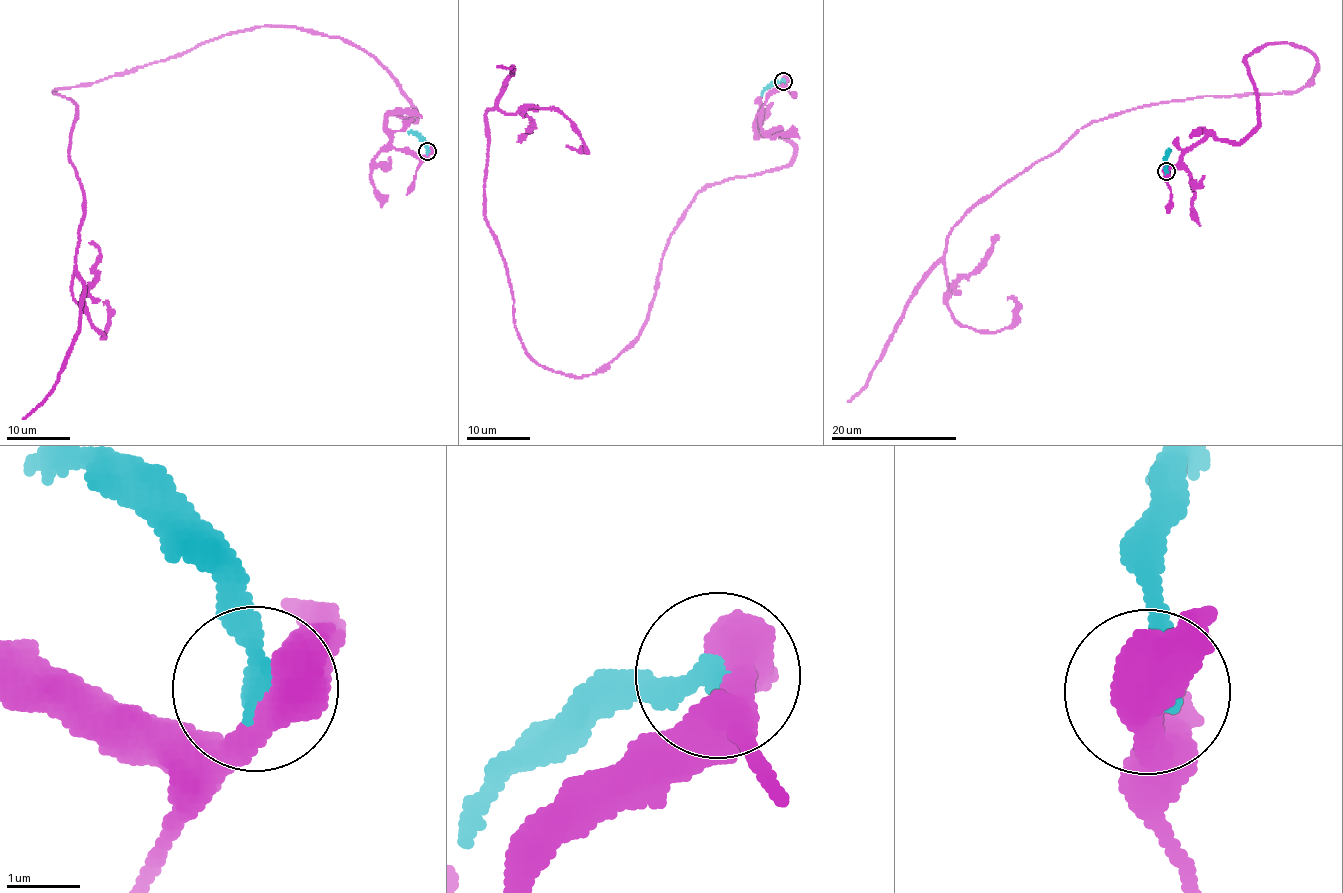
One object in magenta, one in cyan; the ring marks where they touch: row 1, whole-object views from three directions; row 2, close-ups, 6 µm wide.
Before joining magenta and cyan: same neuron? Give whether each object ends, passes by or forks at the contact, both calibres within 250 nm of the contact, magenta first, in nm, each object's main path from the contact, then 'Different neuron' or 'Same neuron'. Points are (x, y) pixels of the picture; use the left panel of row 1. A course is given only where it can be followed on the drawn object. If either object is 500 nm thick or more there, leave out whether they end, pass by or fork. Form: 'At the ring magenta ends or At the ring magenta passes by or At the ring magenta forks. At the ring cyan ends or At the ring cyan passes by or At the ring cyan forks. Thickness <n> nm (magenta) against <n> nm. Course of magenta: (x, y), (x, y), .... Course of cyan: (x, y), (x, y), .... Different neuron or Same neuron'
Thickness 500 nm (magenta) against 280 nm. Course of magenta: (427, 152), (393, 147), (415, 110), (374, 58), (292, 27), (58, 88), (79, 332), (23, 418). Course of cyan: (427, 152), (425, 142), (408, 131). Different neuron

